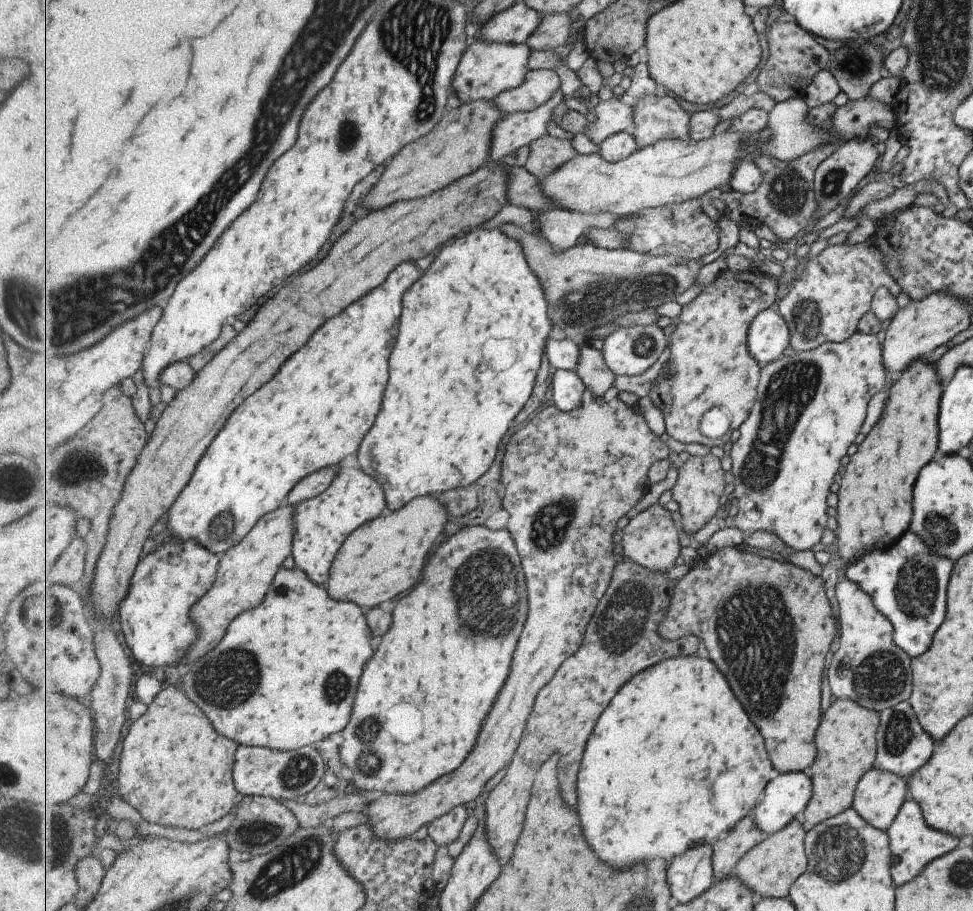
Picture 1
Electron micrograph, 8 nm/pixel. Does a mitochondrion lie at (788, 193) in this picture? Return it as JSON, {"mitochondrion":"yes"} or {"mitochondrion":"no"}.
{"mitochondrion":"yes"}

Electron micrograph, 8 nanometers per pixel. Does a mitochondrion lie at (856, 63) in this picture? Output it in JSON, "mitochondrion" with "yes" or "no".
{"mitochondrion":"yes"}

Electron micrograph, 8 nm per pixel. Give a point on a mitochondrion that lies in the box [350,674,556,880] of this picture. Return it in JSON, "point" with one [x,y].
{"point":[368,761]}

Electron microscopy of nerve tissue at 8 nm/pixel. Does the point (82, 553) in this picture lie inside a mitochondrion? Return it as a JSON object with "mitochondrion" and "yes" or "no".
{"mitochondrion":"no"}

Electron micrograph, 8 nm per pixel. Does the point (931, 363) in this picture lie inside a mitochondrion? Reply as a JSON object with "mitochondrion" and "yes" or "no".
{"mitochondrion":"no"}

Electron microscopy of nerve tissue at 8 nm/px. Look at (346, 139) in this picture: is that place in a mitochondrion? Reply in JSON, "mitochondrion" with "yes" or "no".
{"mitochondrion":"yes"}

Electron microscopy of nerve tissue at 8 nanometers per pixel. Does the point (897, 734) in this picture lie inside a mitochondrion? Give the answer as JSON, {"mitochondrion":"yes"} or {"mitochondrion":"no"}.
{"mitochondrion":"yes"}

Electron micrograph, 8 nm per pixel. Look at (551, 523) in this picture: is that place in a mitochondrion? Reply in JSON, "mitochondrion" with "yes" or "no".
{"mitochondrion":"yes"}

